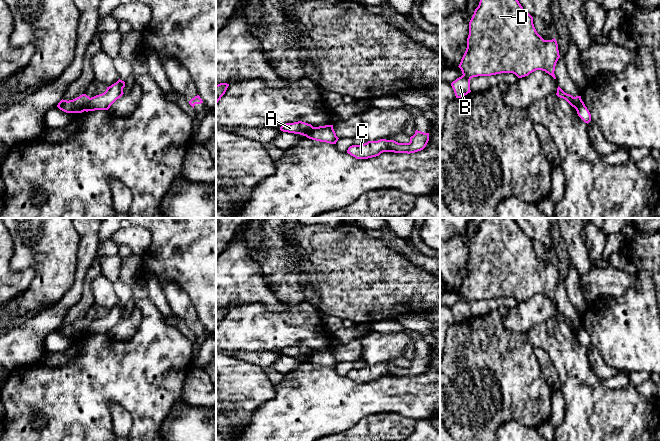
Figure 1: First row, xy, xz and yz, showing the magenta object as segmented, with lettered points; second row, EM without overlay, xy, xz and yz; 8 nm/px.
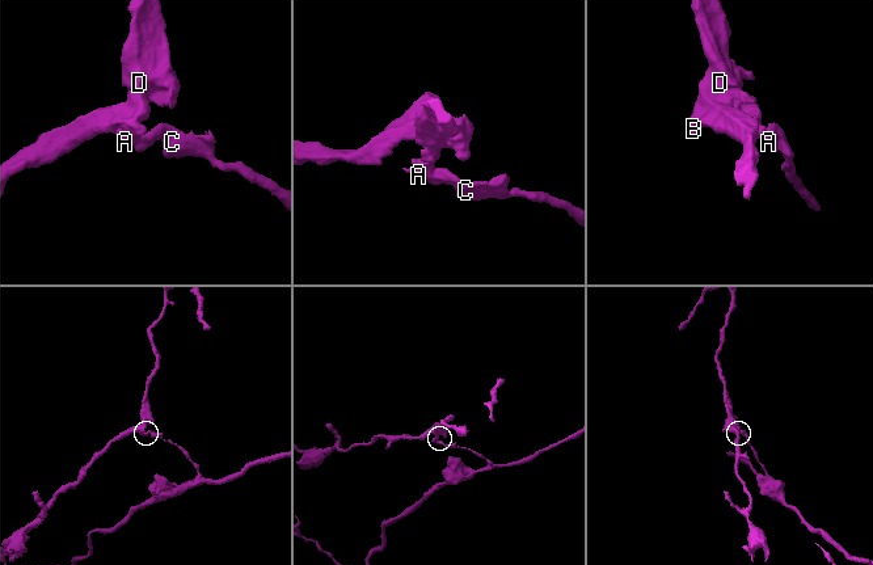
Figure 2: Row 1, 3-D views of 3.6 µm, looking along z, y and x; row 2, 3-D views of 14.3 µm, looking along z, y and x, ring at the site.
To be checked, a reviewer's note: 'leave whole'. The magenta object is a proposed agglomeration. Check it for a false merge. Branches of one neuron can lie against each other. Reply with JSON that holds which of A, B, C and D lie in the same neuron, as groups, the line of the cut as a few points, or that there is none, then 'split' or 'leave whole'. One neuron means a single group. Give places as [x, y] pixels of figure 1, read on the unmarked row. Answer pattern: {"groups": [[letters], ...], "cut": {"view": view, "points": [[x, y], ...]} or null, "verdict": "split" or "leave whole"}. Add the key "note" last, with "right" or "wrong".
{"groups": [["A", "B", "D"], ["C"]], "cut": {"view": "xy", "points": [[90, 322], [84, 334]]}, "verdict": "split", "note": "wrong"}

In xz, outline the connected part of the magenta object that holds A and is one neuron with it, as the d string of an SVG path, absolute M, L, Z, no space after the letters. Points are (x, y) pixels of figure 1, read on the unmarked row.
M302 345L286 347L280 351L280 354L283 356L300 358L303 360L308 359L312 355L312 353L313 350L311 348Z

